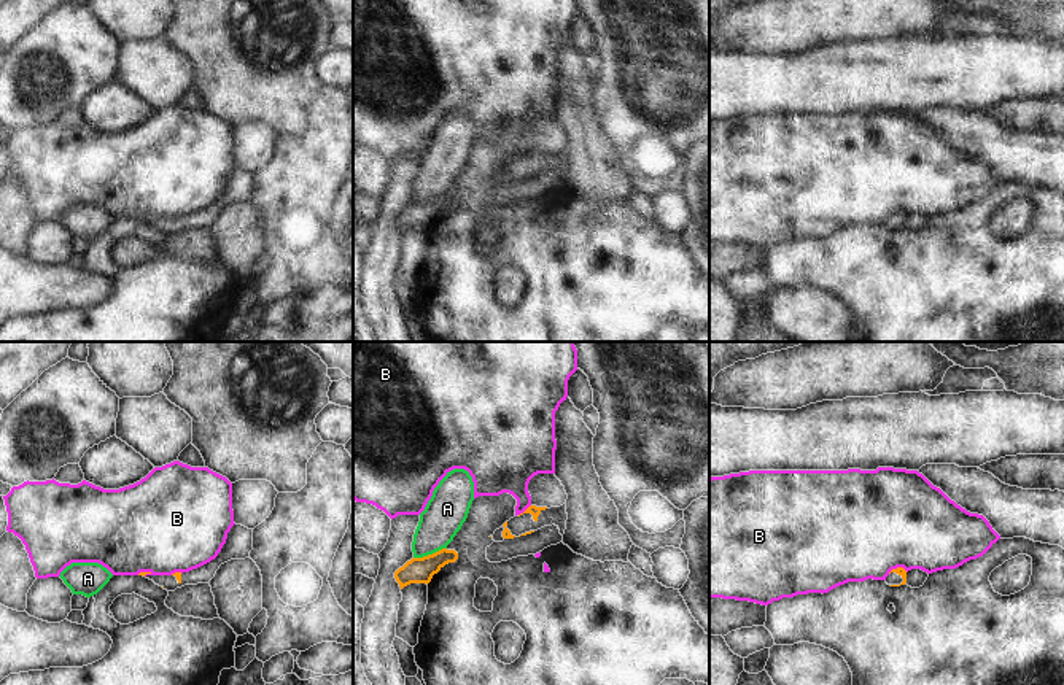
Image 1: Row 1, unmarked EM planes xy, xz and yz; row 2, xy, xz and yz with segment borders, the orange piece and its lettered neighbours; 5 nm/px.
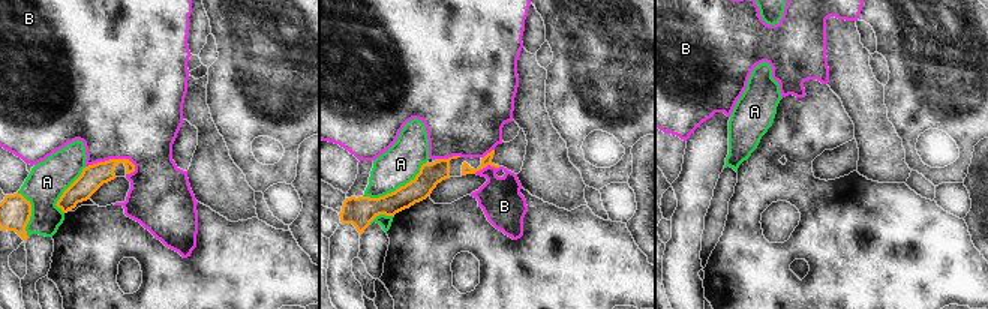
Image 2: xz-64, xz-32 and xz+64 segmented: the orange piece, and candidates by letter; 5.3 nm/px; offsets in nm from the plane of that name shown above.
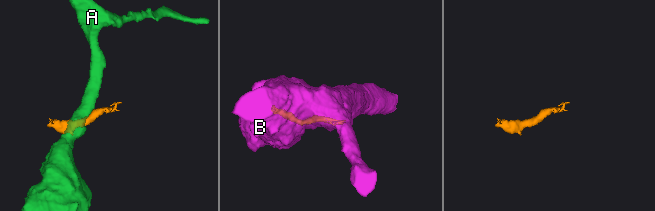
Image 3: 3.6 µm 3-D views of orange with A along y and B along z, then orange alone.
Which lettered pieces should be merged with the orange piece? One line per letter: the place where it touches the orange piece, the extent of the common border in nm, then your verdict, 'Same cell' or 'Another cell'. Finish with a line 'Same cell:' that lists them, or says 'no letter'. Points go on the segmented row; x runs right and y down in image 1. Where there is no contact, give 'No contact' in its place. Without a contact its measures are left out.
A: Touches orange at xz (430, 555). Shared border 180 nm. Another cell
B: Touches orange at xz (525, 510). Shared border 90 nm. Another cell
Same cell: no letter.

